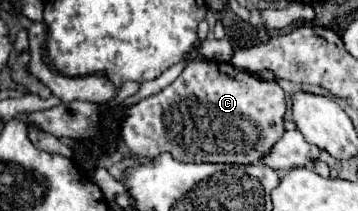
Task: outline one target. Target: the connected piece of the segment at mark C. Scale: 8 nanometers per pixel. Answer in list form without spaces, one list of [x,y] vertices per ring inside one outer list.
[[[194,45],[188,53],[184,53],[184,59],[186,59],[186,67],[184,71],[178,75],[178,79],[174,83],[170,83],[166,89],[162,89],[160,93],[152,95],[152,97],[146,97],[142,99],[140,103],[132,105],[130,109],[124,111],[124,119],[120,121],[120,137],[122,141],[126,143],[126,147],[138,155],[138,157],[156,157],[160,153],[172,153],[172,157],[176,161],[182,161],[182,163],[238,163],[238,165],[252,165],[252,163],[258,163],[262,161],[270,149],[276,145],[276,141],[284,135],[284,111],[286,111],[286,99],[284,99],[284,91],[278,87],[276,81],[264,81],[248,71],[240,71],[240,69],[234,69],[232,63],[216,63],[216,61],[208,61],[208,59],[196,59],[198,55],[198,45]]]

